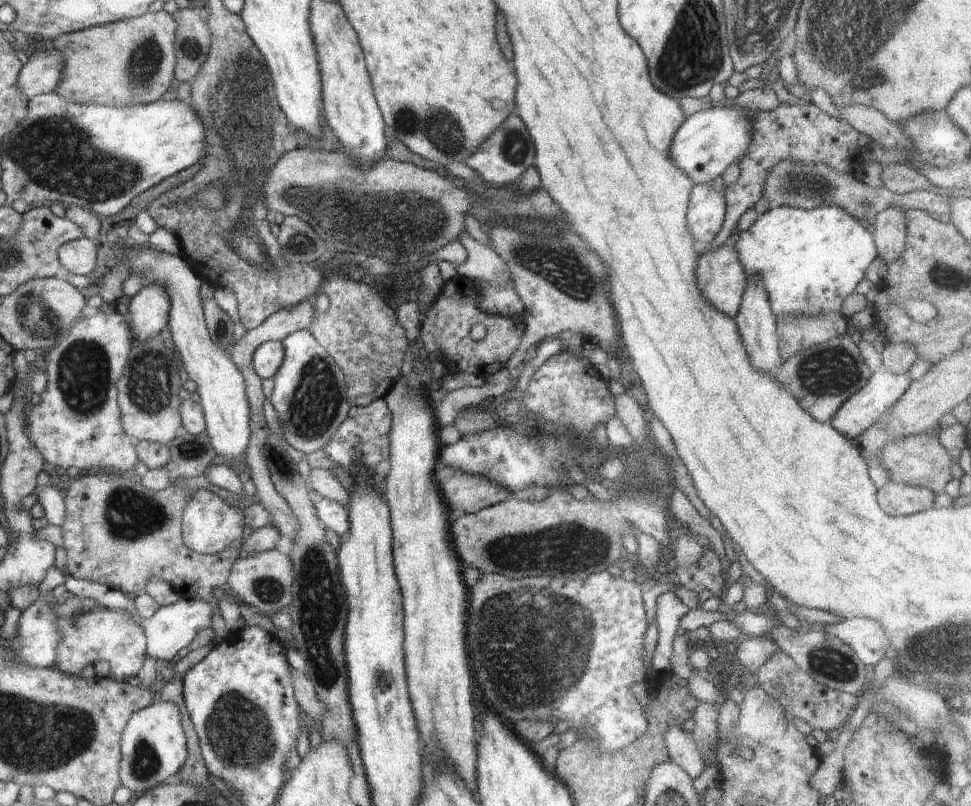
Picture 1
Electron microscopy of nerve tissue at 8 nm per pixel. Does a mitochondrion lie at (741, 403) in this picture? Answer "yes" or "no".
no

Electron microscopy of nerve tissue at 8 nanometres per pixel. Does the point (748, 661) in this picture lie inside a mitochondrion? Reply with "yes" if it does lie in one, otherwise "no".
no

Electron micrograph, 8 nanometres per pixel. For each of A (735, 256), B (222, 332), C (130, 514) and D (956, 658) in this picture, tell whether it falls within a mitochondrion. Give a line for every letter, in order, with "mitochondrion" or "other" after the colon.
A: other
B: mitochondrion
C: mitochondrion
D: mitochondrion

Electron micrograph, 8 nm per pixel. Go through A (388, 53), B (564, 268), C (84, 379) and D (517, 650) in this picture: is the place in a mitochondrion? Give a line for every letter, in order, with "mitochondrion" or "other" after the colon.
A: other
B: mitochondrion
C: mitochondrion
D: mitochondrion

